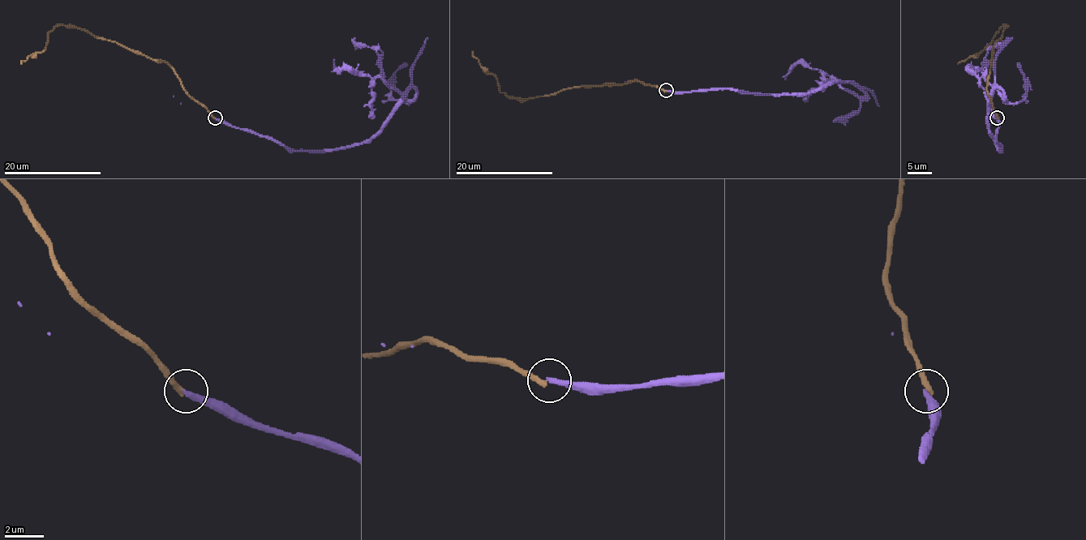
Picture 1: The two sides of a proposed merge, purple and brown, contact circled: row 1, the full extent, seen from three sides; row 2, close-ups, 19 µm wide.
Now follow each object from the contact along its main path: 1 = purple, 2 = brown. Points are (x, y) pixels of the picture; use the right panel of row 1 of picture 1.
1: (997, 117), (1000, 150), (988, 128), (988, 96), (1002, 91), (1002, 99), (970, 70), (985, 59)
2: (997, 117), (987, 89), (992, 51), (1004, 32), (1004, 25), (980, 52), (958, 64)

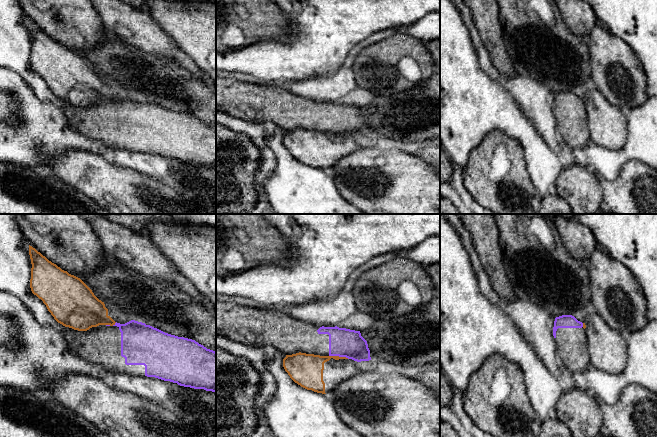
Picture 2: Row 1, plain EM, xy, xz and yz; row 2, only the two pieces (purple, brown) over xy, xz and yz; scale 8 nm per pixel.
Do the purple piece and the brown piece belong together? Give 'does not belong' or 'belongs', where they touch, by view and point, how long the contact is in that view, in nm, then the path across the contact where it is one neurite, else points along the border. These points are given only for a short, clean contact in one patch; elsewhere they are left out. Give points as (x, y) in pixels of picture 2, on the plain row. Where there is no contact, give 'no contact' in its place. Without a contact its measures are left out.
does not belong; meets purple in xz at (339, 132); contact 160 nm long; border along xz (329, 131), (345, 132), (348, 134)

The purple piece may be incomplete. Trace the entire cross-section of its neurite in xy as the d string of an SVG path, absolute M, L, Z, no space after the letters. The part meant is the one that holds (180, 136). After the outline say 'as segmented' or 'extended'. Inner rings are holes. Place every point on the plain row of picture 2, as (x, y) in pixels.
M135 96L125 100L116 98L113 102L99 101L87 107L78 107L64 102L63 111L68 125L73 131L112 148L155 153L177 159L180 162L204 165L216 169L216 128L207 125L195 116L171 111Z; extended

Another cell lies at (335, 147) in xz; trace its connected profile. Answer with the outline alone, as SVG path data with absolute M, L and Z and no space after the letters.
M306 129L286 131L283 143L301 163L330 171L338 161L358 151L364 144L352 135Z

